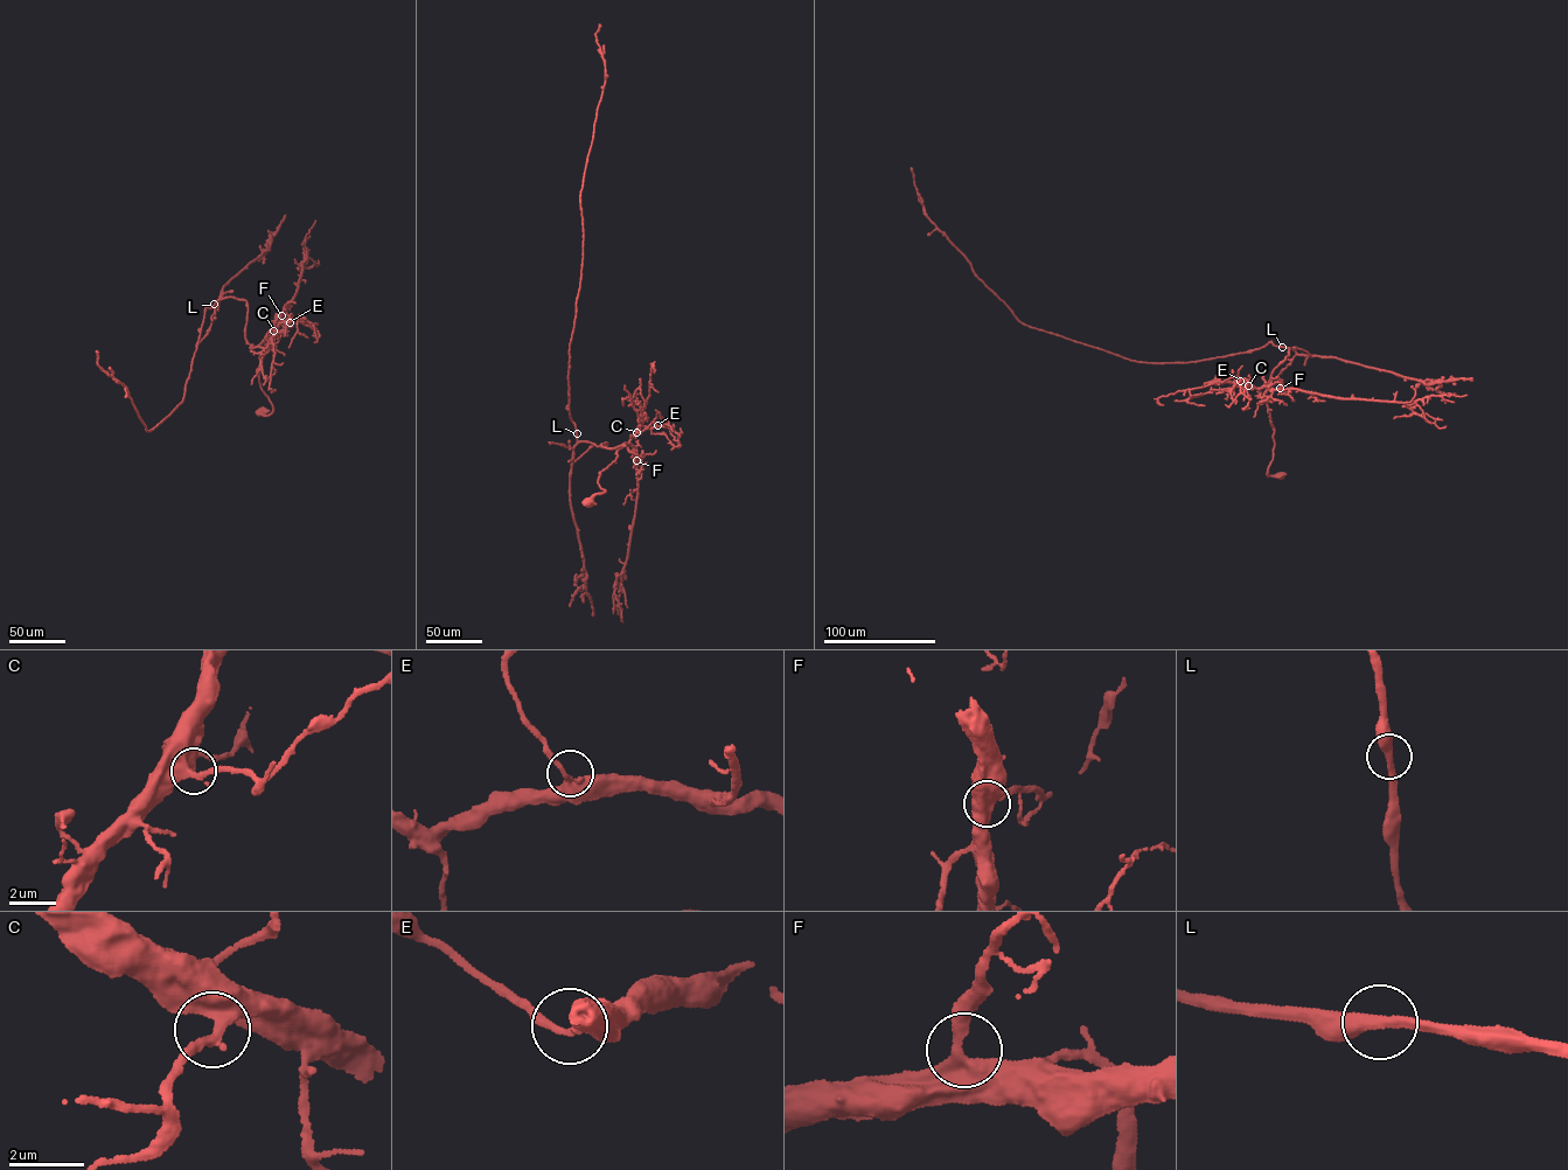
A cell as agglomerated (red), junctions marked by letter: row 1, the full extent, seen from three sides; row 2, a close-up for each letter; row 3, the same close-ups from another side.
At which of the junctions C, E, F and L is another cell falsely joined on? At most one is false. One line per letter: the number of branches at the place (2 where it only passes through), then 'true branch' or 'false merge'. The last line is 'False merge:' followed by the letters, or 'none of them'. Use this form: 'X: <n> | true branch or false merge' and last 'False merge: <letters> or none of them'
C: 2 | true branch
E: 2 | true branch
F: 2 | true branch
L: 2 | true branch
False merge: none of them

